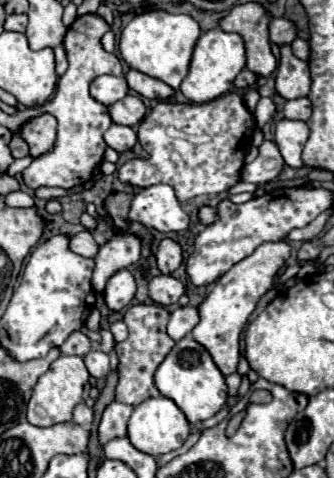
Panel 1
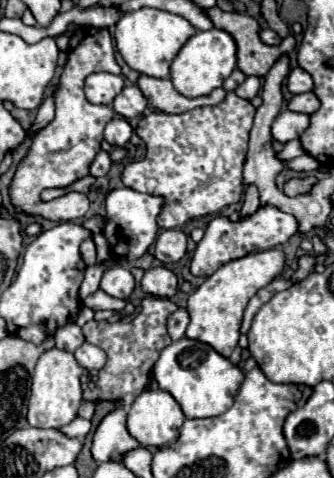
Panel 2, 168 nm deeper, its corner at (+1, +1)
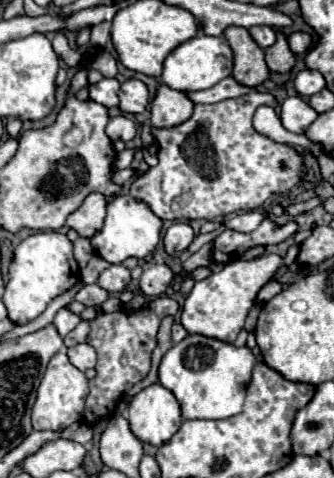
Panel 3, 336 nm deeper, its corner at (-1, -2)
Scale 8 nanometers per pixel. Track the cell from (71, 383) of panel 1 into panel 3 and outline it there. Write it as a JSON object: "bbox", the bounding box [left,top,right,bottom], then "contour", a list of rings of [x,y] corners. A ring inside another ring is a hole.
{"bbox":[32,350,88,430],"contour":[[[62,350],[52,356],[46,374],[38,386],[36,404],[32,408],[32,428],[34,430],[62,430],[80,420],[84,398],[88,394],[88,378],[76,366],[70,364],[68,354]]]}

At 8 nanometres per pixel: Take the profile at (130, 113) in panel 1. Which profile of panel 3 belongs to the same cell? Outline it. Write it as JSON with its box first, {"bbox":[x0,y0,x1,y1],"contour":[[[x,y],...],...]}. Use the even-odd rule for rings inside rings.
{"bbox":[120,80,150,114],"contour":[[[126,80],[120,90],[120,110],[124,114],[140,114],[146,110],[150,102],[150,94],[144,82]]]}

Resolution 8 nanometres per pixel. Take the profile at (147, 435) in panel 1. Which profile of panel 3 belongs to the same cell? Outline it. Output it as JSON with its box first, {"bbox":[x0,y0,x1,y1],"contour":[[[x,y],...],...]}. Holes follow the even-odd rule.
{"bbox":[128,382,182,446],"contour":[[[156,382],[132,398],[128,406],[128,422],[140,442],[162,446],[182,426],[178,400],[170,390]]]}

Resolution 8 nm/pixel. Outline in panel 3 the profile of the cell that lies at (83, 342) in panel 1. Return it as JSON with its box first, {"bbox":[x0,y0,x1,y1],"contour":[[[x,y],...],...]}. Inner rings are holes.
{"bbox":[64,322,90,348],"contour":[[[80,322],[80,324],[64,338],[64,346],[66,346],[66,348],[72,348],[72,346],[84,342],[86,336],[88,336],[88,326],[90,326],[88,322]]]}

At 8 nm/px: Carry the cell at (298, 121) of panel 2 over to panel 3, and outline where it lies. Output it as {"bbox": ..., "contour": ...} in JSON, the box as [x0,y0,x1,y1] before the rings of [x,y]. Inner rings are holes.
{"bbox":[280,96,318,134],"contour":[[[294,96],[294,98],[286,98],[286,102],[282,104],[280,110],[280,120],[282,126],[288,132],[294,134],[304,134],[308,130],[308,126],[318,118],[318,112],[312,110],[302,98]]]}

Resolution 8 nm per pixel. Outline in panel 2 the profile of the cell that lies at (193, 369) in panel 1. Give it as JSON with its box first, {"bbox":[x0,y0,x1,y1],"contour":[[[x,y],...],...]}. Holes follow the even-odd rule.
{"bbox":[154,337,244,419],"contour":[[[188,337],[168,345],[154,363],[154,381],[160,389],[168,391],[178,401],[188,419],[214,417],[228,411],[228,407],[234,403],[234,395],[238,393],[242,379],[244,371],[236,363],[232,363],[228,357],[222,357],[210,345]]]}

